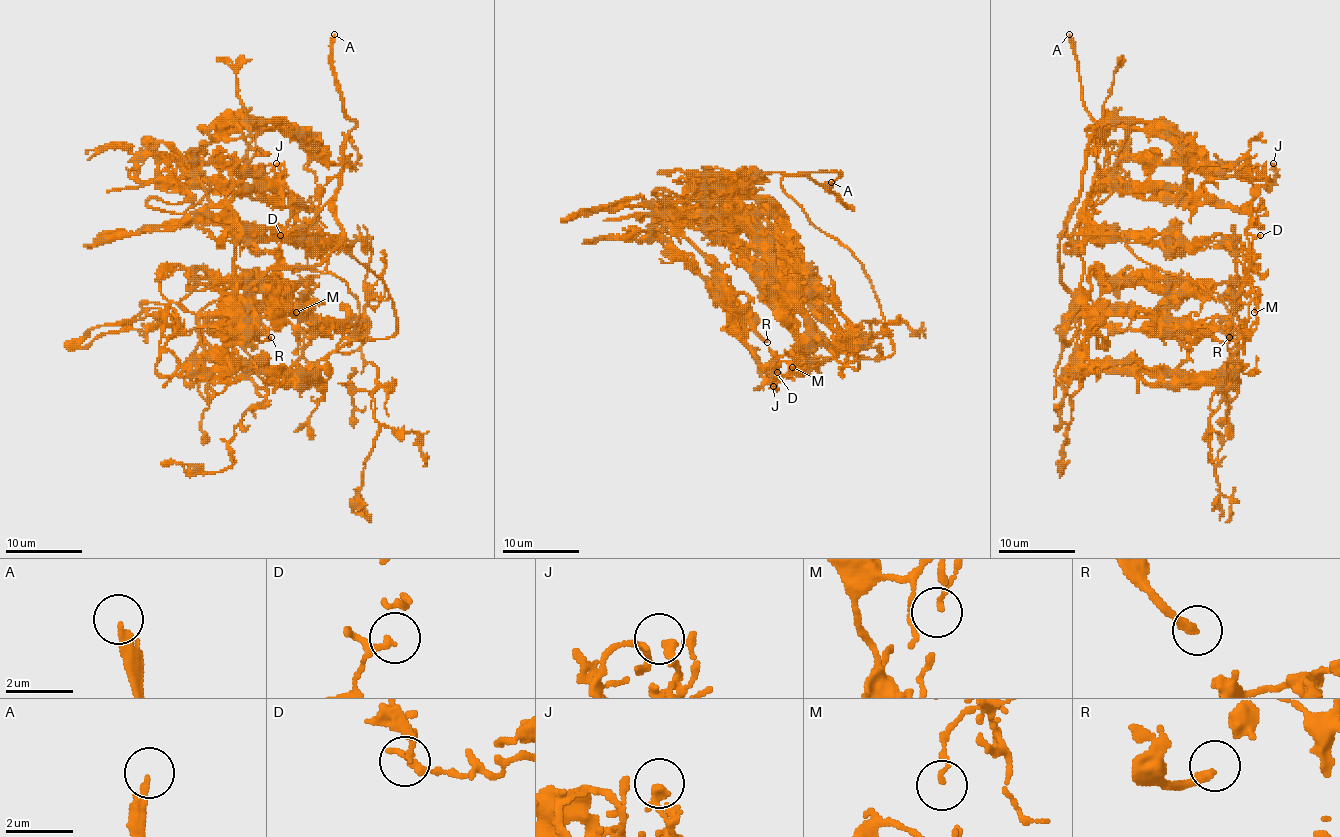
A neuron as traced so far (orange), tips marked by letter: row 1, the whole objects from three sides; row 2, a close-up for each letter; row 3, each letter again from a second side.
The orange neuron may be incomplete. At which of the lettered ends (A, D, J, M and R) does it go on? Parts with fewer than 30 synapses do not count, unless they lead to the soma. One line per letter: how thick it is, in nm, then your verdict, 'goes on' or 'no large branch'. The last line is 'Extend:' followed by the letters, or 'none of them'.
A: 180 nm | goes on
D: 120 nm | no large branch
J: 260 nm | no large branch
M: 100 nm | no large branch
R: 240 nm | no large branch
Extend: A

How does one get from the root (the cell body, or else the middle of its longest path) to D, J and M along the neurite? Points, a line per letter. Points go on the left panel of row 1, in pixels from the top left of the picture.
D: (234, 269), (236, 291), (261, 306), (309, 310), (363, 339), (348, 285), (292, 269), (280, 235)
J: (234, 269), (240, 231), (199, 183), (180, 185), (166, 159), (224, 163), (273, 183), (280, 173), (276, 163)
M: (234, 269), (236, 289), (209, 318), (180, 302), (199, 267), (211, 279), (305, 294), (296, 312)

